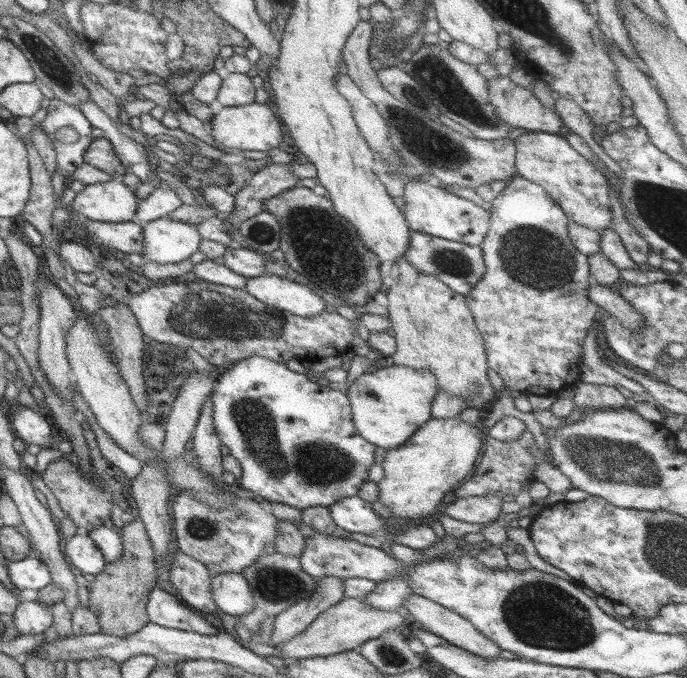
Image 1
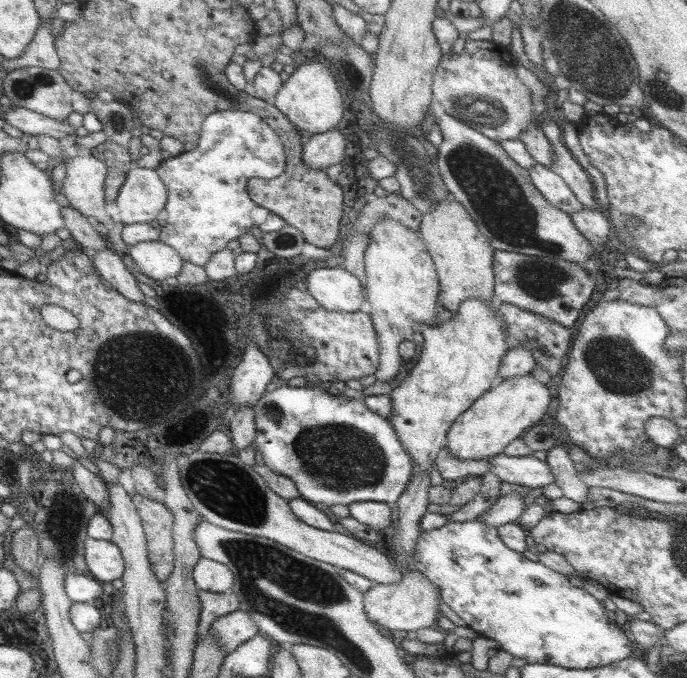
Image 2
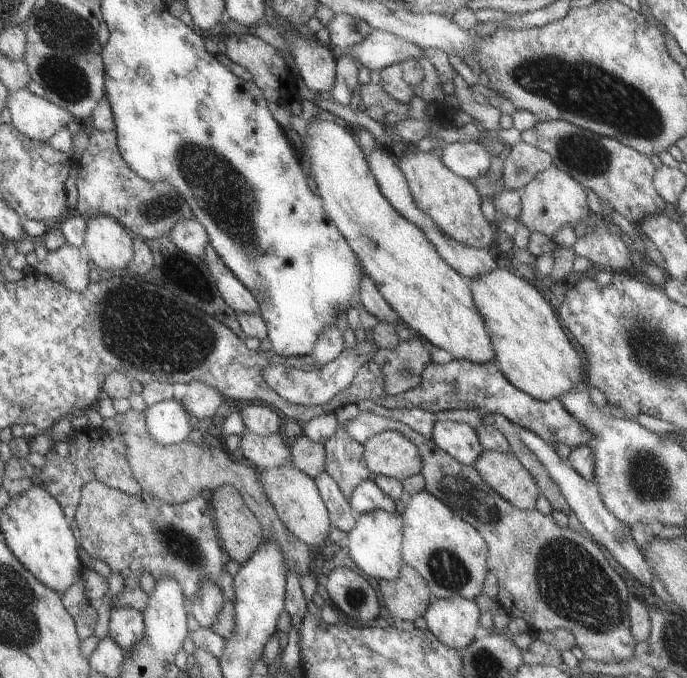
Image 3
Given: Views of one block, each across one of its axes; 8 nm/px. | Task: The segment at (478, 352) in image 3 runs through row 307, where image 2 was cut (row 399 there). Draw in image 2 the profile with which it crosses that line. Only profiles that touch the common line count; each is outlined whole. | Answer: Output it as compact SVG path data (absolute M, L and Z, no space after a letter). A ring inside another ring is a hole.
M468 300L460 303L455 315L440 325L422 325L422 336L424 337L424 348L418 358L418 363L411 366L411 372L394 387L389 394L392 400L392 415L388 417L390 424L396 434L398 442L406 448L406 455L413 463L413 476L409 479L403 494L397 501L398 504L398 528L393 532L388 532L389 537L394 537L394 544L391 545L390 554L400 573L404 573L408 568L406 555L408 552L414 558L414 548L422 532L419 528L420 520L428 513L429 502L428 492L431 486L430 473L435 459L440 450L446 446L446 435L452 423L466 412L470 405L486 391L500 384L500 359L504 357L508 348L506 342L506 324L502 322L498 314L498 306L484 304L480 300Z

